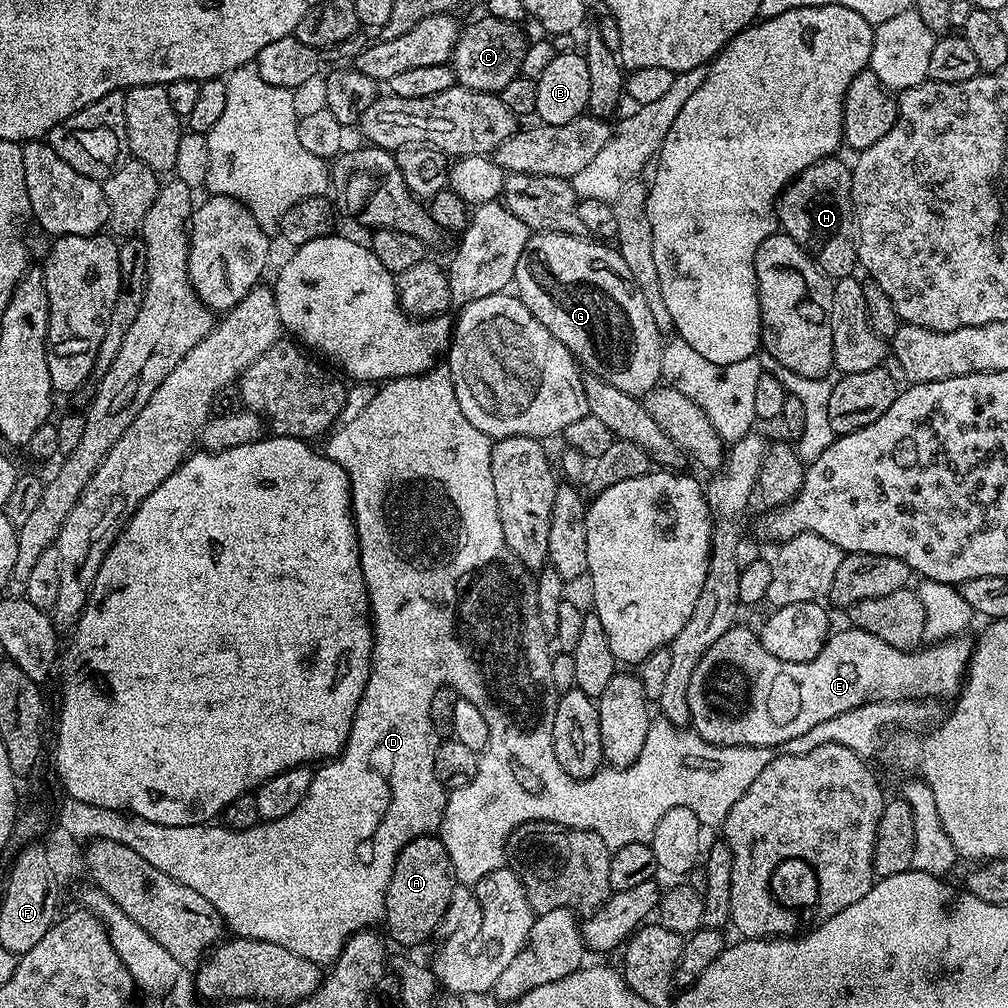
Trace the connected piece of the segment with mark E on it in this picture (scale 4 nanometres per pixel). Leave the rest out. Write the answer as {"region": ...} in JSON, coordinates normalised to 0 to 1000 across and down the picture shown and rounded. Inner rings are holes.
{"region":[[[728,621],[723,627],[716,629],[716,633],[712,633],[712,637],[708,637],[708,641],[704,641],[704,645],[700,645],[700,649],[696,649],[692,661],[688,661],[688,669],[685,669],[685,677],[683,678],[683,704],[685,707],[686,721],[693,727],[700,736],[714,738],[718,742],[720,740],[748,740],[749,742],[769,743],[771,741],[770,738],[782,740],[796,728],[808,724],[808,720],[812,720],[815,716],[819,716],[823,712],[827,712],[836,706],[842,706],[848,702],[853,702],[857,698],[902,696],[901,694],[905,694],[904,696],[913,696],[921,692],[917,690],[945,689],[944,691],[947,691],[949,688],[953,686],[960,666],[960,656],[964,654],[965,640],[963,638],[959,639],[956,633],[941,633],[932,637],[925,637],[916,645],[898,645],[895,643],[888,643],[879,637],[875,637],[875,633],[867,633],[867,629],[859,629],[859,625],[851,625],[844,621],[838,621],[834,627],[826,626],[824,630],[822,630],[821,636],[817,638],[815,645],[812,649],[812,653],[808,653],[799,659],[796,657],[776,657],[776,653],[768,653],[768,649],[764,649],[758,644],[753,630],[751,630],[747,624],[745,627],[742,623],[734,622],[735,621]]]}

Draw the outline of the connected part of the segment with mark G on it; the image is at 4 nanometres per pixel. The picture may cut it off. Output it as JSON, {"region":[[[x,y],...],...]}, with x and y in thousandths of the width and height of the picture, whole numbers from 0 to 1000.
{"region":[[[557,230],[525,233],[512,261],[510,286],[526,312],[565,347],[576,366],[632,395],[656,380],[657,331],[610,245]]]}

